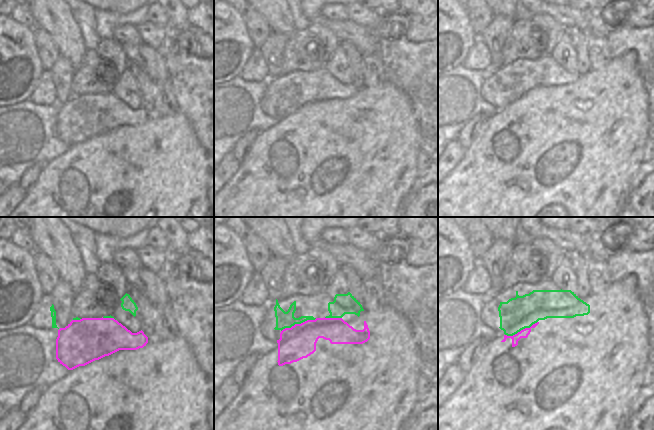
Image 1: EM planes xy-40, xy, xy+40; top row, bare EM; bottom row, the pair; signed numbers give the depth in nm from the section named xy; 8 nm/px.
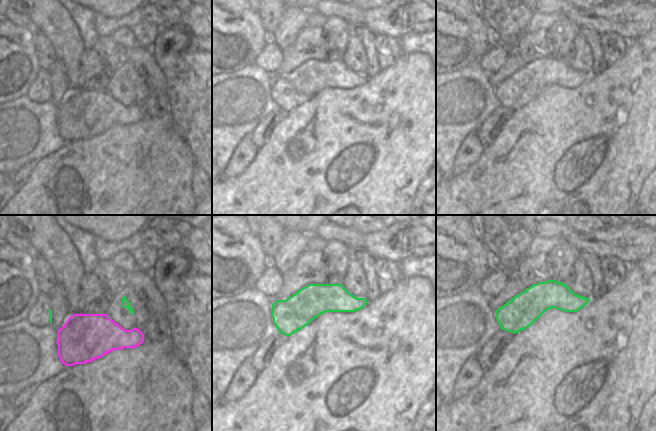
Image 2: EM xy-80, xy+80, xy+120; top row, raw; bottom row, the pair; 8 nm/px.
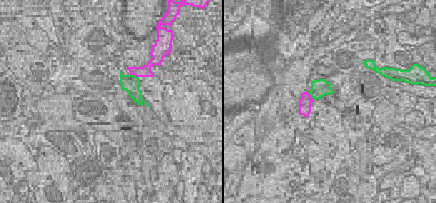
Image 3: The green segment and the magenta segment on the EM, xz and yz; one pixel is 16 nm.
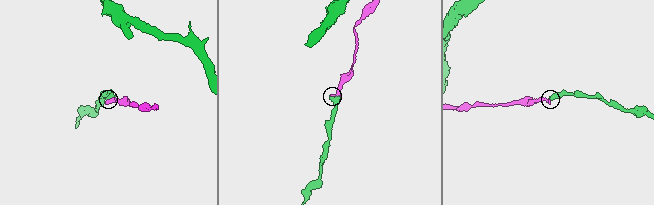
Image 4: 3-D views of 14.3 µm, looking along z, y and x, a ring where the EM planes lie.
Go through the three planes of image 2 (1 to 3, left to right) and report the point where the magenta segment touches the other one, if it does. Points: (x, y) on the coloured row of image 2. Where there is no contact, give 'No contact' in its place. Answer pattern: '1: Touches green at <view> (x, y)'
1: Touches green at xy-80 (109, 317)
2: No contact
3: No contact

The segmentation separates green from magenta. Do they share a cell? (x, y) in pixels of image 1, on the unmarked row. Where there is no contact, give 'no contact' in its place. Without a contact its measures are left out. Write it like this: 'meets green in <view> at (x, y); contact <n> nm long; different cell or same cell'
meets green in xy at (298, 99); contact 300 nm long; same cell

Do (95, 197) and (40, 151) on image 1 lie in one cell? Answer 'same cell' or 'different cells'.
different cells

